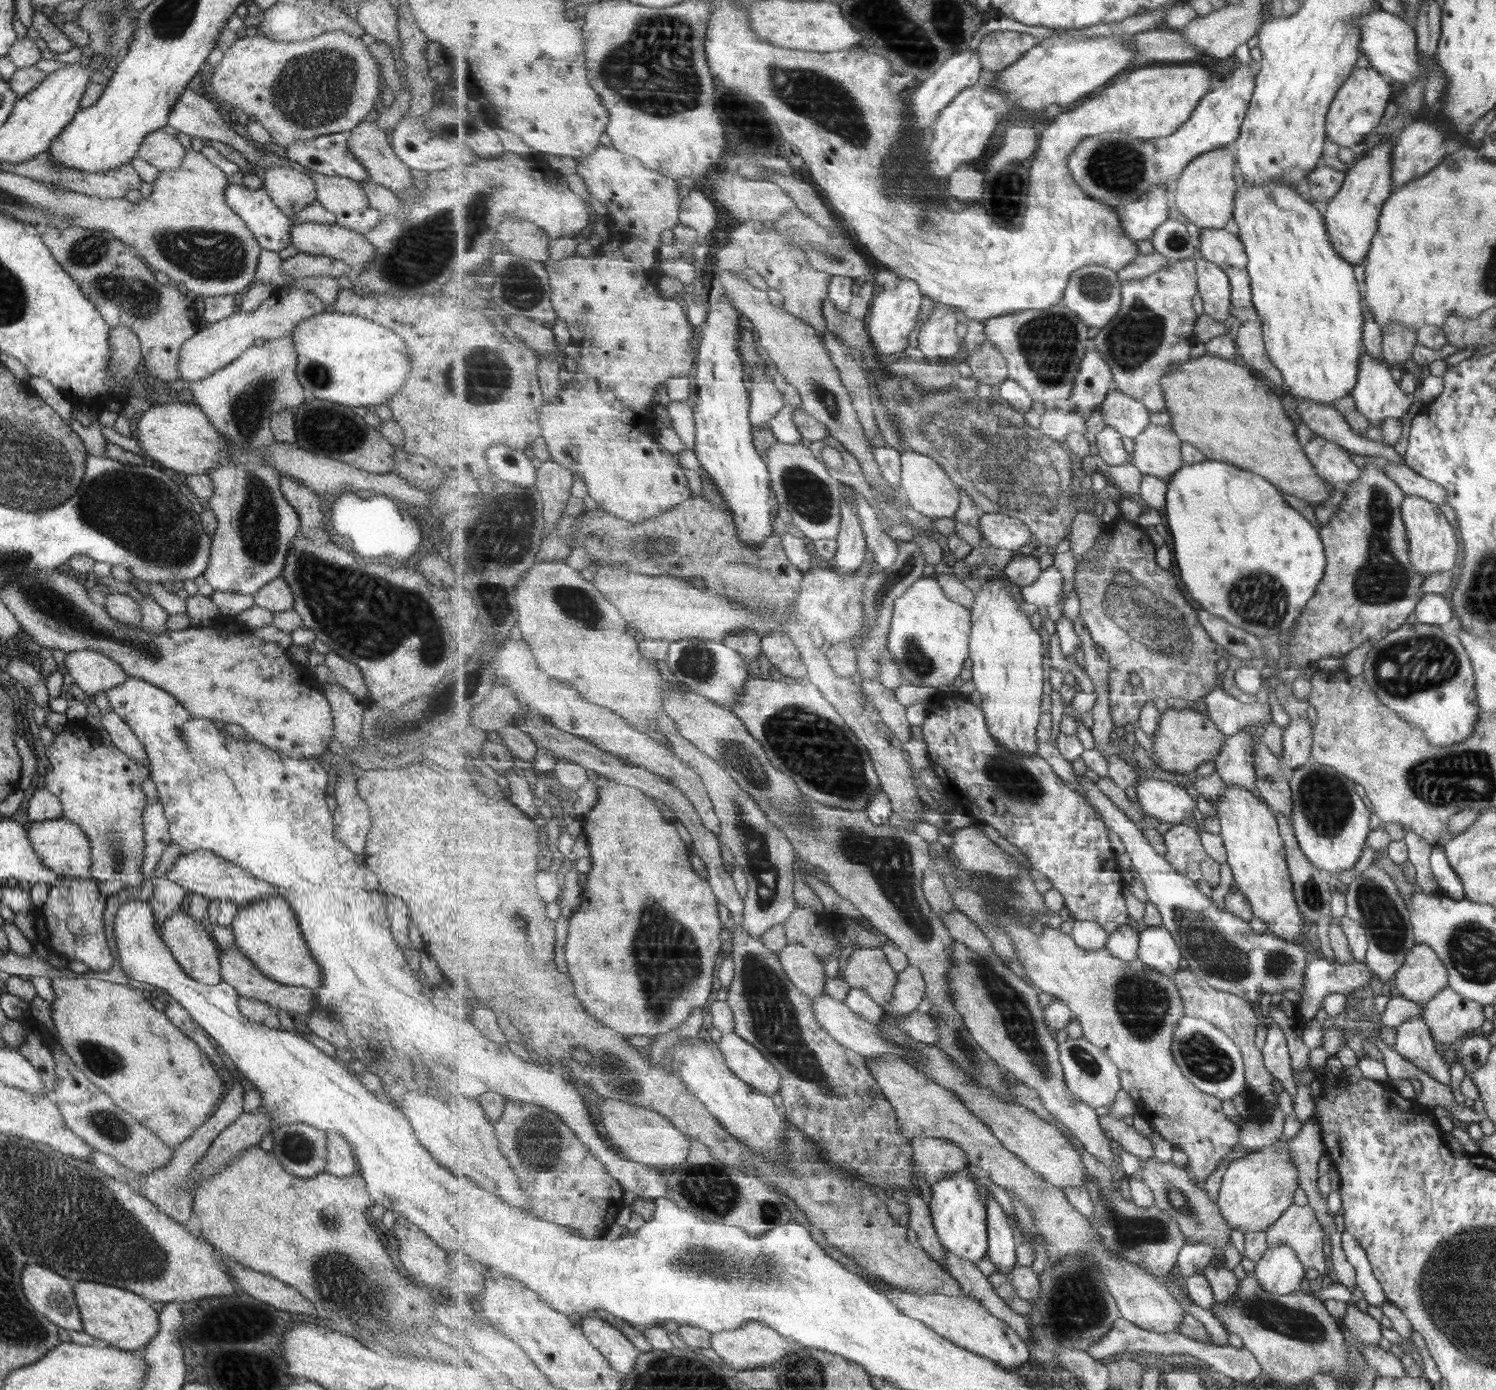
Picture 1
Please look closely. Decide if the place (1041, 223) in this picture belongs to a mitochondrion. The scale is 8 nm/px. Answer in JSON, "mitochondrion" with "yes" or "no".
{"mitochondrion":"no"}

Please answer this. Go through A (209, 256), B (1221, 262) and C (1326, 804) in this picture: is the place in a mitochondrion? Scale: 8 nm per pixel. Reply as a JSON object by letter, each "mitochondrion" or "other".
{"A":"mitochondrion","B":"other","C":"mitochondrion"}

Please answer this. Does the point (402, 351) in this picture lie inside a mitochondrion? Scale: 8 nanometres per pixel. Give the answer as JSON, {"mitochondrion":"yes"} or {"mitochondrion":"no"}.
{"mitochondrion":"no"}

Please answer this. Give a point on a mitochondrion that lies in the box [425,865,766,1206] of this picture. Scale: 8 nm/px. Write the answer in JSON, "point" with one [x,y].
{"point":[667,960]}

